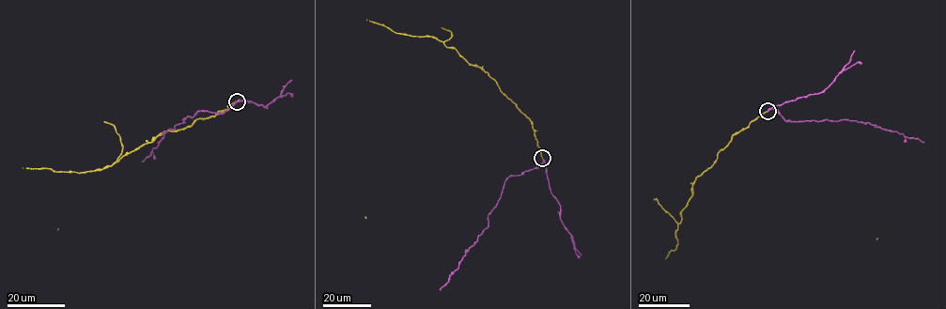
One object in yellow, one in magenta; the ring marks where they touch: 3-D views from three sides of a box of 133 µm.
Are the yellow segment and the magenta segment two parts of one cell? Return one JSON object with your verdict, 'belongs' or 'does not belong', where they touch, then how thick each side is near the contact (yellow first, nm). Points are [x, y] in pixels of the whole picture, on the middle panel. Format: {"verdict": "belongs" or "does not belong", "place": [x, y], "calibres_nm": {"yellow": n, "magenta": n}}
{"verdict": "belongs", "place": [542, 158], "calibres_nm": {"yellow": 190, "magenta": 280}}

